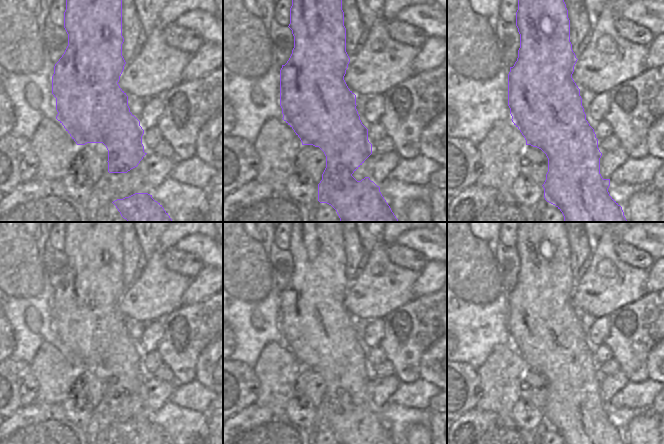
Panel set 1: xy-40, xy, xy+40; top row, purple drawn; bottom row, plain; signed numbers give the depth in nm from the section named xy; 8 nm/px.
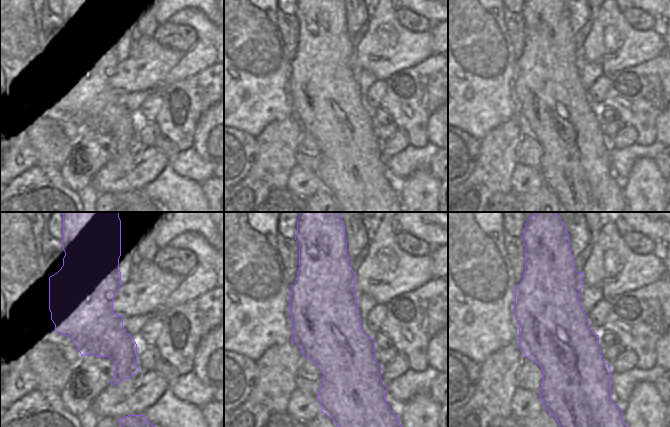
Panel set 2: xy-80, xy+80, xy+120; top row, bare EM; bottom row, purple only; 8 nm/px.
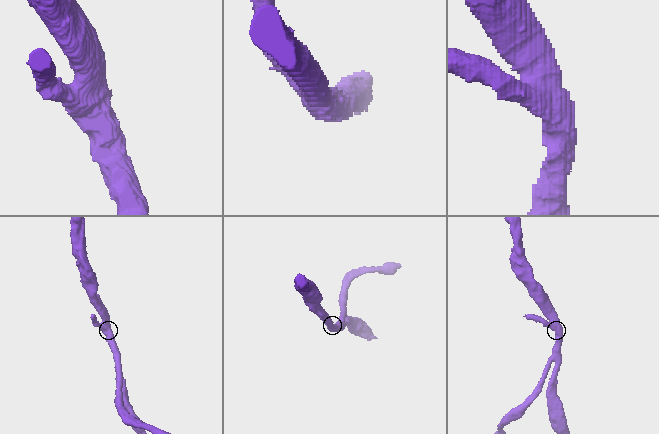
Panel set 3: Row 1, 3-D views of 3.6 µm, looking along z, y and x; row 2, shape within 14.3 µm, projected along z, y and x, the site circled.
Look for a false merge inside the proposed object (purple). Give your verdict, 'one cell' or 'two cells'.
two cells

